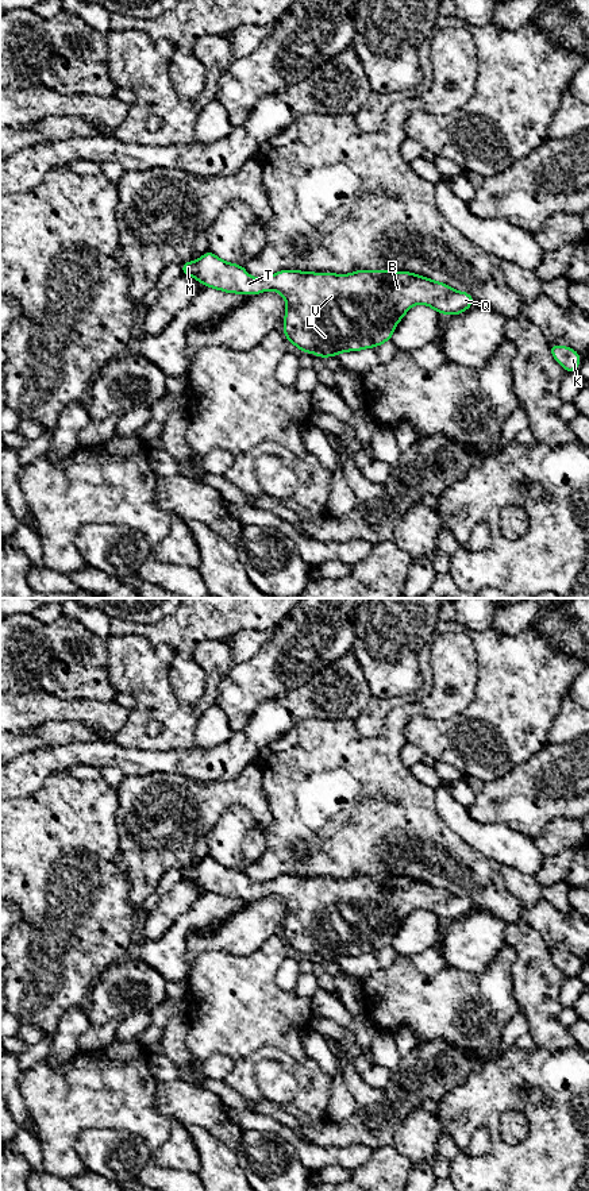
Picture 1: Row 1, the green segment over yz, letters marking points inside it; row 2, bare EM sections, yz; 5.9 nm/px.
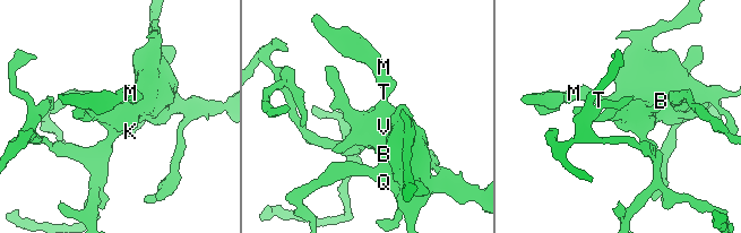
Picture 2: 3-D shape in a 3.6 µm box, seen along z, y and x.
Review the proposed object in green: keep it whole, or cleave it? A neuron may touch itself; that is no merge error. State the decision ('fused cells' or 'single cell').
single cell

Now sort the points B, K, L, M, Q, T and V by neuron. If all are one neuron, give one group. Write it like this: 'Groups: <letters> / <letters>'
Groups: B K L M Q T V

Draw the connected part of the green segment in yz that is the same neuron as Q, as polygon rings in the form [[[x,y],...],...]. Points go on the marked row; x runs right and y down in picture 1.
[[[207,251],[195,262],[182,262],[181,274],[195,277],[205,286],[227,293],[259,294],[276,290],[286,300],[284,335],[297,348],[320,358],[336,356],[344,351],[377,347],[392,339],[393,328],[416,304],[434,308],[438,313],[455,316],[474,304],[467,292],[413,274],[393,270],[357,270],[351,274],[280,270],[273,275],[253,278],[242,265],[227,263]]]

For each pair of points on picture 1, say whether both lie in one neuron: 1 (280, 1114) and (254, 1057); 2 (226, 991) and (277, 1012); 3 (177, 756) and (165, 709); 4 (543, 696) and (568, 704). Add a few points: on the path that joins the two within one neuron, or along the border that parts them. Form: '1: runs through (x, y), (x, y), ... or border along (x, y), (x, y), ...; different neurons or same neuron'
1: border along (278, 1105), (303, 1125); different neurons
2: runs through (238, 1003), (251, 1012), (265, 1012); same neuron
3: border along (193, 744), (187, 748), (143, 750); different neurons
4: border along (566, 693), (550, 732); different neurons

